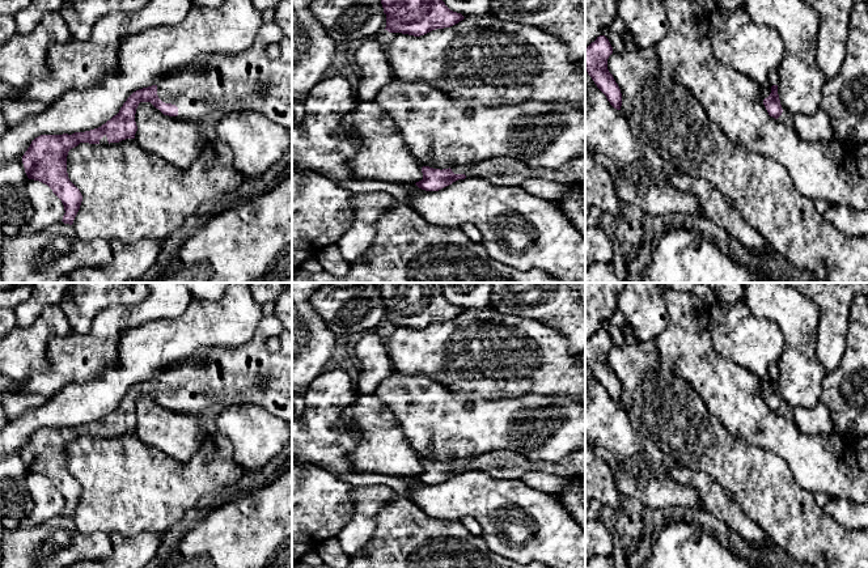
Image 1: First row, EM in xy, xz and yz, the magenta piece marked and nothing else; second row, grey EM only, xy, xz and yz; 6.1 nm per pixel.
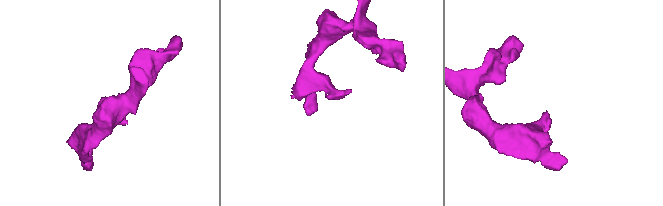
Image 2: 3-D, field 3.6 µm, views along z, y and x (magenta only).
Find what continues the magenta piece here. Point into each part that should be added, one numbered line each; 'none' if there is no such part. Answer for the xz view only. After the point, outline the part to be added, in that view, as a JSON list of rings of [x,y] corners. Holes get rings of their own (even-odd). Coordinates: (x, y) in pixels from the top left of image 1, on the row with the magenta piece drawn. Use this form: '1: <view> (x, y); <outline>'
1: xz (502, 170); [[[585,154],[558,169],[533,168],[505,156],[450,169],[454,174],[484,178],[495,186],[521,186],[525,179],[546,179],[566,186],[585,182]]]

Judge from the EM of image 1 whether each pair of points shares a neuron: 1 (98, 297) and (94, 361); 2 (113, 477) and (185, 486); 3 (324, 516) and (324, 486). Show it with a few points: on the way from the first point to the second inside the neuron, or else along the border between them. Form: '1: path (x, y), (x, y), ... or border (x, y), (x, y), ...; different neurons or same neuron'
1: border (127, 305), (104, 308), (85, 333), (71, 330); different neurons
2: path (131, 486), (166, 486); same neuron
3: path (324, 508), (324, 494); same neuron

